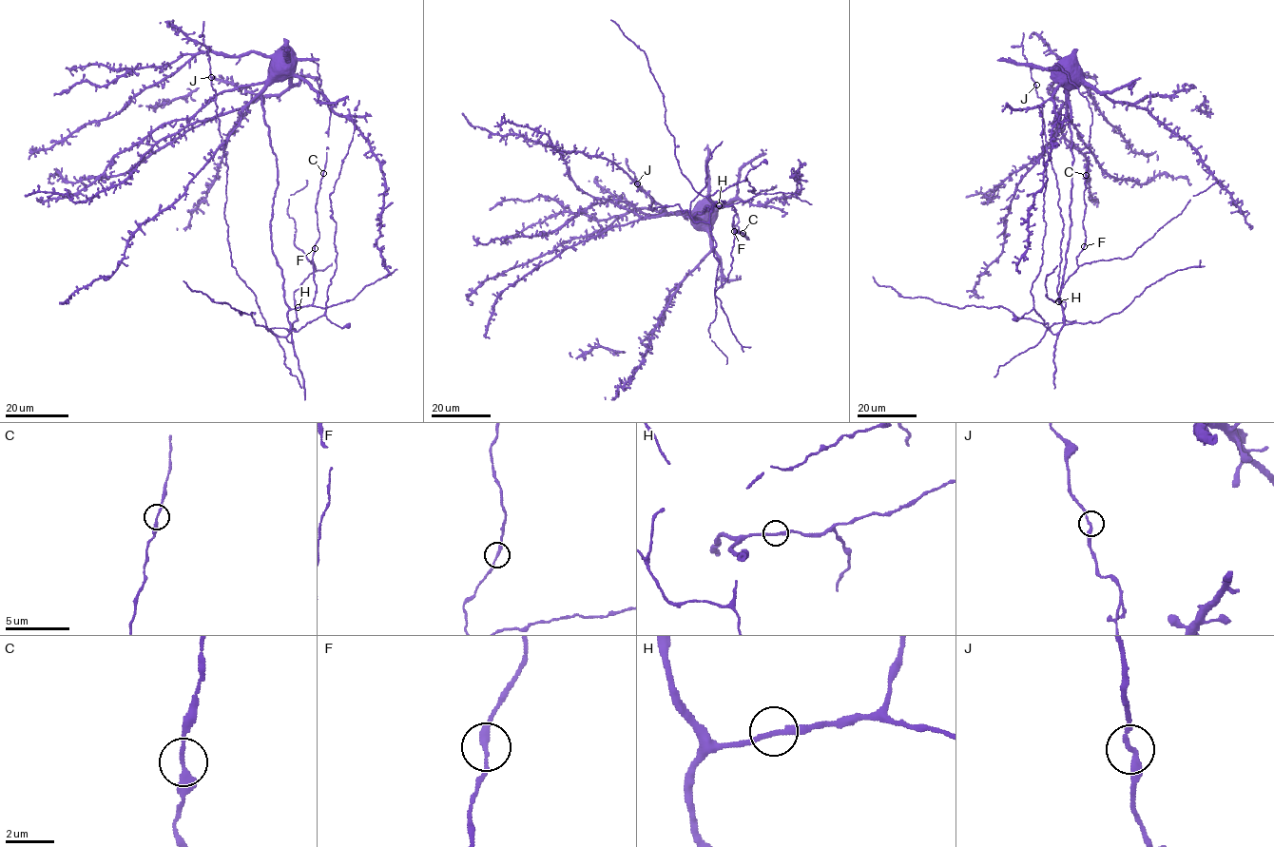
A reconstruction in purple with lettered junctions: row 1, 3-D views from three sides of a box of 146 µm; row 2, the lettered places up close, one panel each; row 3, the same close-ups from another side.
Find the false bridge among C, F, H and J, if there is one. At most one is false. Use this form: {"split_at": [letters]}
{"split_at": []}

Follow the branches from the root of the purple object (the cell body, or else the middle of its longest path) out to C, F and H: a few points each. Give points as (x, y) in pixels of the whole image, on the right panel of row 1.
C: (1064, 62), (1073, 173), (1071, 225), (1059, 302), (1062, 285), (1078, 267), (1076, 257), (1085, 244), (1085, 175)
F: (1064, 62), (1073, 173), (1071, 225), (1059, 302), (1062, 285), (1078, 267), (1076, 257), (1084, 246)
H: (1064, 62), (1073, 173), (1070, 239), (1058, 300)

